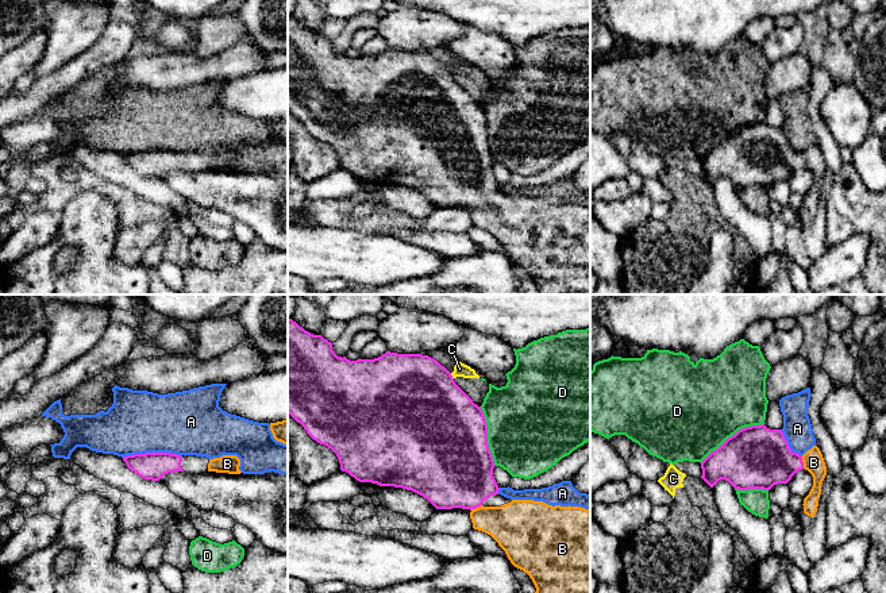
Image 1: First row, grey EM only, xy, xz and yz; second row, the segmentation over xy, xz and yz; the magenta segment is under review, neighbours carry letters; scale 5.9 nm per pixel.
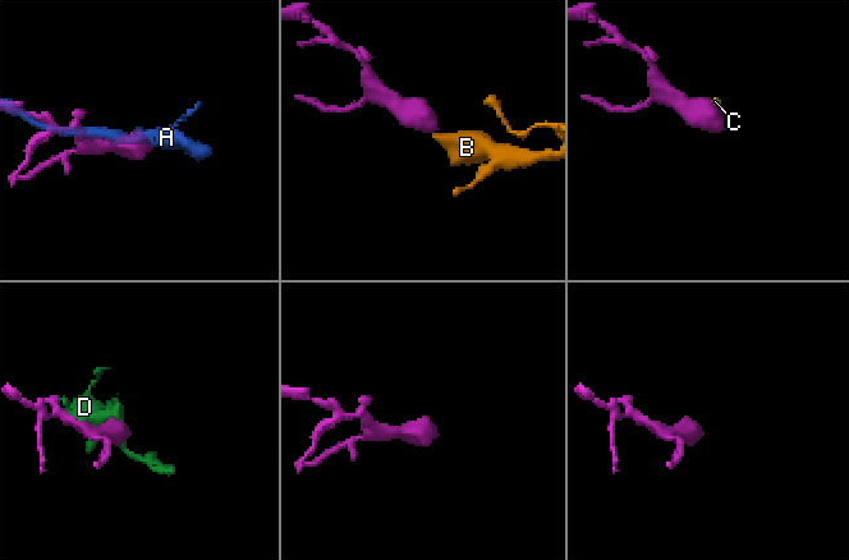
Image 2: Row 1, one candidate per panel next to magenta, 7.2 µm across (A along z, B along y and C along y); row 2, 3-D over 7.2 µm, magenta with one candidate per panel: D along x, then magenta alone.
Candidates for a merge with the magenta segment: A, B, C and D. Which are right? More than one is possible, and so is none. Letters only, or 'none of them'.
B

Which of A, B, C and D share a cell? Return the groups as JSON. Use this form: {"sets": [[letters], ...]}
{"sets": [["A", "C"], ["B"], ["D"]]}

